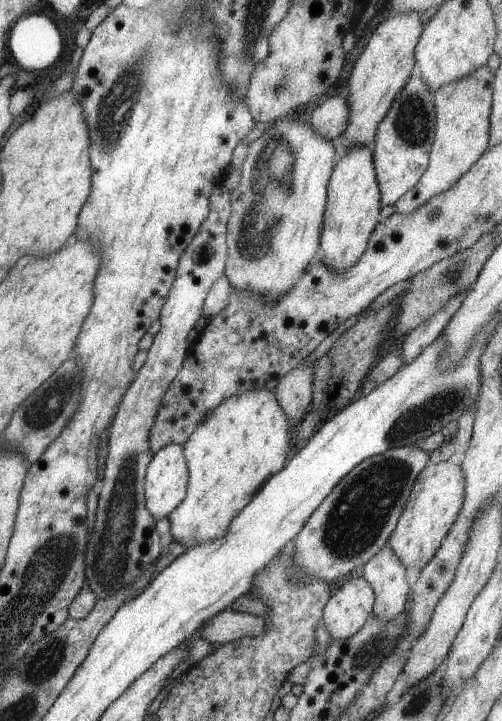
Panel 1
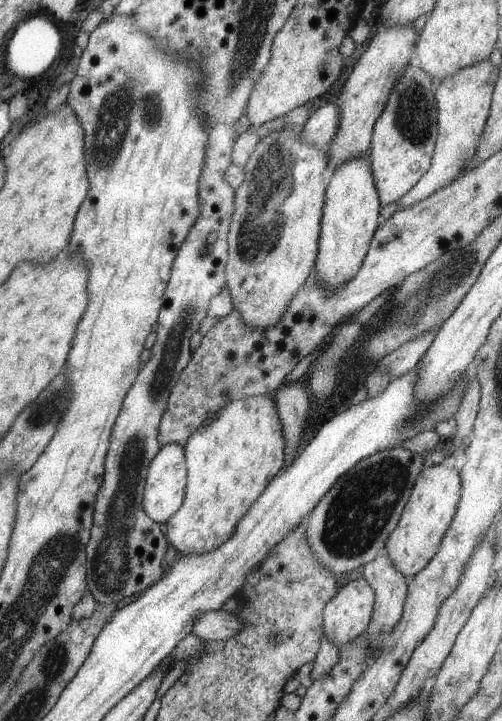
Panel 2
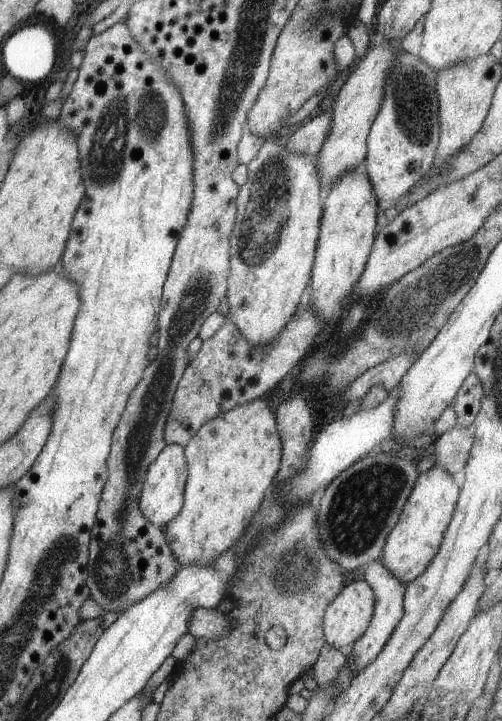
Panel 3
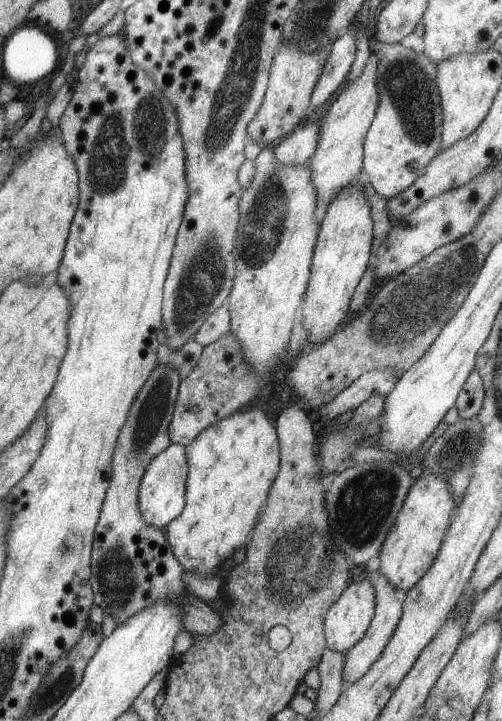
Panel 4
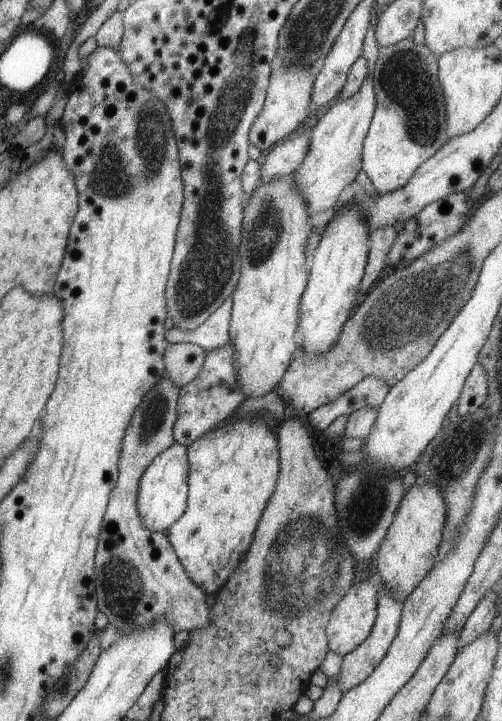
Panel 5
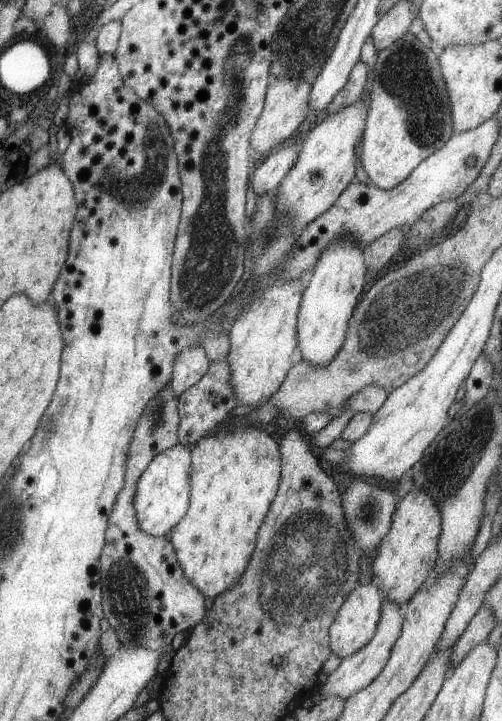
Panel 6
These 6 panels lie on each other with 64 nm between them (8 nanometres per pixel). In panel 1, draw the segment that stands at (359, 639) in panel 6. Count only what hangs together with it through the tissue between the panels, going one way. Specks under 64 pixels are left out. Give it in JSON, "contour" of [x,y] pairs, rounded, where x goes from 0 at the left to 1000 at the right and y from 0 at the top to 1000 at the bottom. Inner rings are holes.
{"contour":[[[703,802],[677,813],[643,843],[649,874],[665,886],[707,881],[743,852],[747,821],[725,802]]]}

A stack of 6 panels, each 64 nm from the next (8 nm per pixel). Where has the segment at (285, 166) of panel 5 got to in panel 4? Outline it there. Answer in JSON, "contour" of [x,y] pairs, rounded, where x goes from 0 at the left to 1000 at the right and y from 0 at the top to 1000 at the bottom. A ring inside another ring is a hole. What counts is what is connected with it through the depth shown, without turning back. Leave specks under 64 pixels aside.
{"contour":[[[635,169],[627,175],[610,175],[584,180],[544,204],[548,221],[564,229],[586,230],[610,229],[631,204],[635,187]]]}

